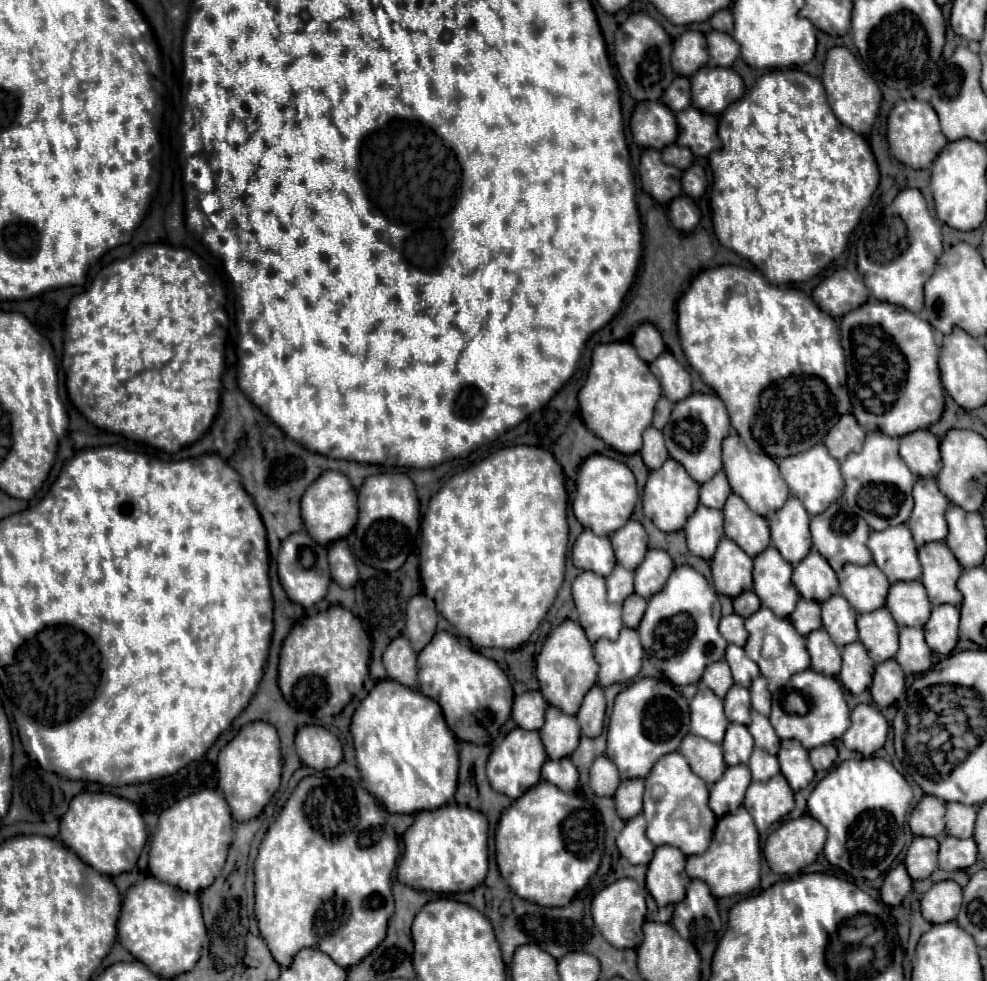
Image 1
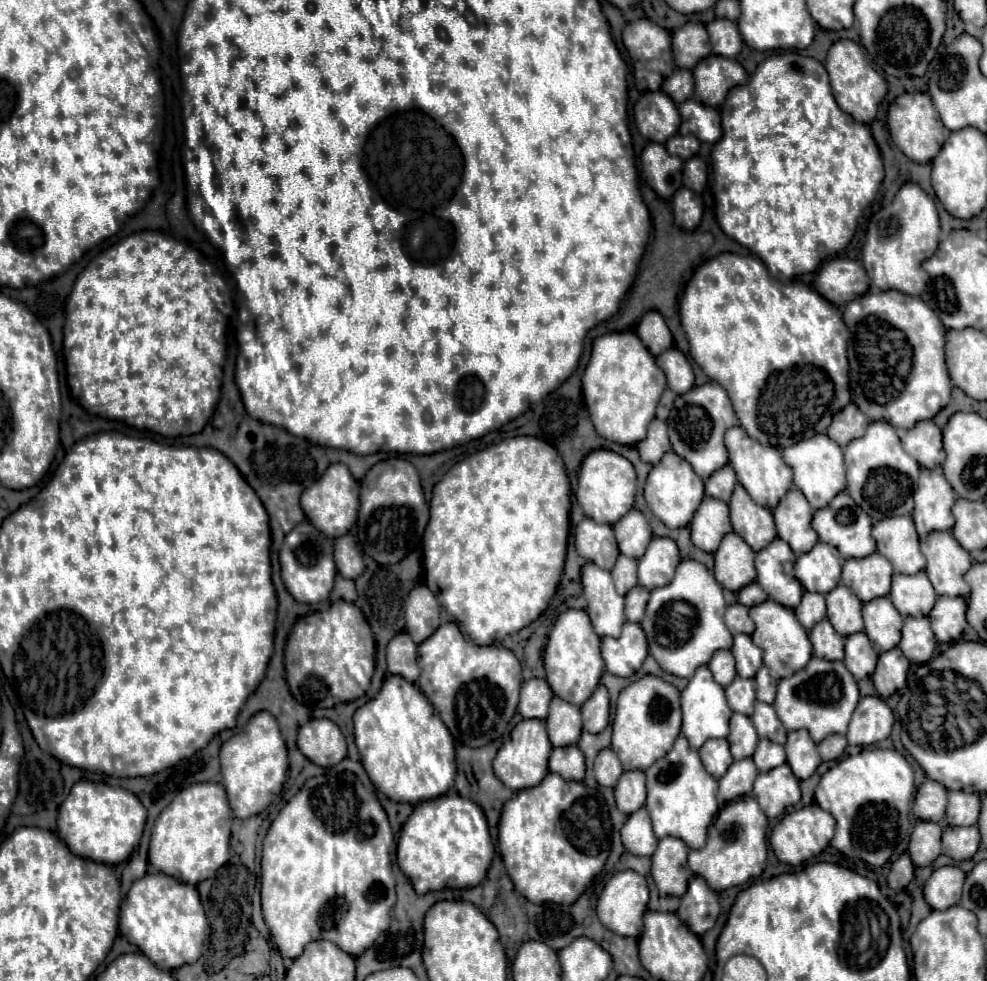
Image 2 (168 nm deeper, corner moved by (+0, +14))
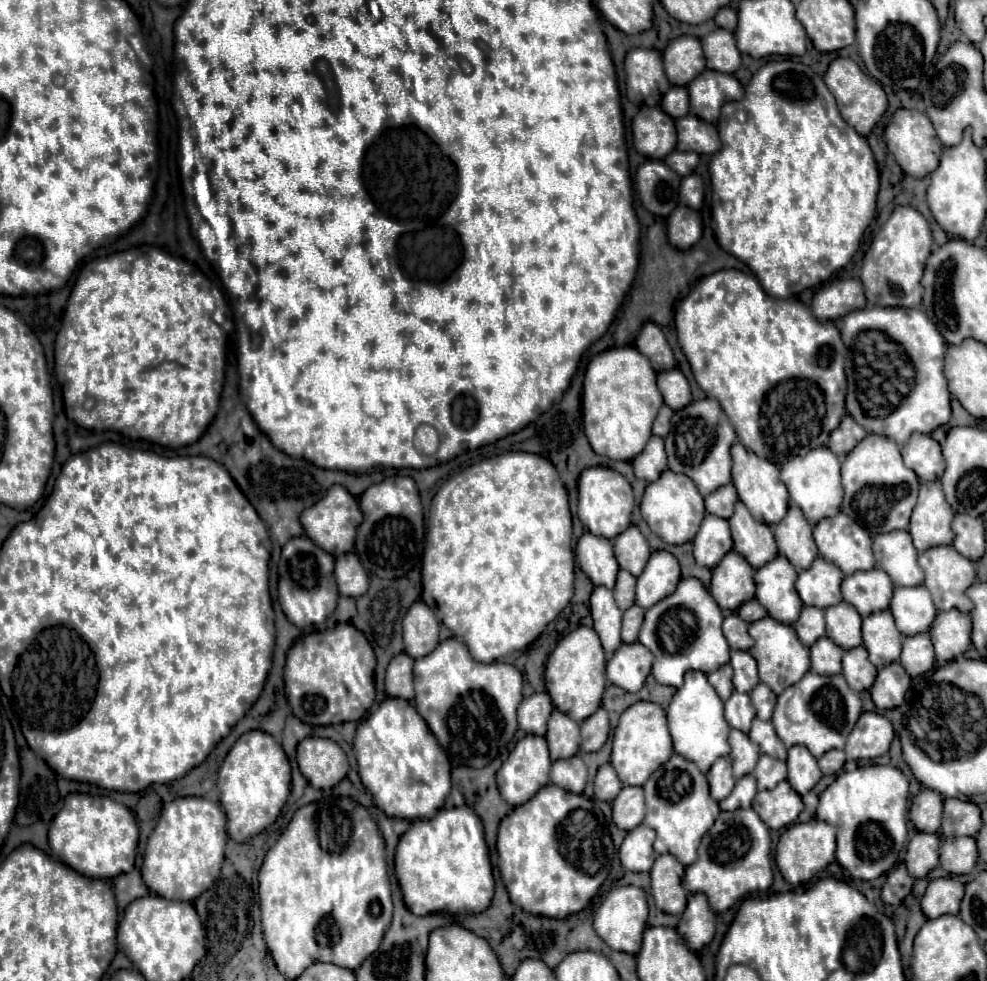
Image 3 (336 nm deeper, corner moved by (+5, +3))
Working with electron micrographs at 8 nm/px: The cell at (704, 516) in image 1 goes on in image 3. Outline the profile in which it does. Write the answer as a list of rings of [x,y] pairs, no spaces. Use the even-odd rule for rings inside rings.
[[[707,514],[693,538],[693,556],[699,566],[715,568],[719,560],[733,548],[727,520]]]

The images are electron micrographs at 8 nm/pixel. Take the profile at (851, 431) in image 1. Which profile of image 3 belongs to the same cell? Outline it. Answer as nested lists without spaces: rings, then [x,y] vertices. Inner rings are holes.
[[[845,416],[839,424],[839,428],[835,428],[835,432],[831,432],[829,438],[829,450],[835,452],[837,456],[845,456],[847,452],[851,452],[851,448],[855,448],[855,444],[859,444],[859,440],[863,440],[867,436],[865,428],[859,428],[859,424],[855,424],[855,420],[851,420],[851,416]]]

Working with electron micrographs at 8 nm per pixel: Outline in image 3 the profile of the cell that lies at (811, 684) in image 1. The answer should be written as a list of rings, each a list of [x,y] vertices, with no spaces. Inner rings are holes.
[[[807,672],[799,682],[787,688],[779,698],[773,712],[773,726],[787,748],[791,744],[803,744],[815,758],[823,756],[831,748],[843,748],[845,740],[861,716],[861,698],[843,680],[843,674],[819,676]],[[791,708],[797,708],[797,716],[791,720]]]

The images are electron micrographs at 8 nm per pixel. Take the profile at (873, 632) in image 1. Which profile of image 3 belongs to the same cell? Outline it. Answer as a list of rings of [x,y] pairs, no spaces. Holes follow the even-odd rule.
[[[889,610],[863,618],[863,644],[869,652],[869,660],[877,668],[885,668],[887,664],[899,660],[901,642],[903,636],[895,628],[895,620]]]

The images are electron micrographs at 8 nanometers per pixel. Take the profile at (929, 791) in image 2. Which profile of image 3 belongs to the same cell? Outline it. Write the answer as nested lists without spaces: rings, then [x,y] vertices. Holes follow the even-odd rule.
[[[923,788],[911,804],[909,818],[921,832],[937,832],[941,826],[943,812],[943,796],[935,790]]]

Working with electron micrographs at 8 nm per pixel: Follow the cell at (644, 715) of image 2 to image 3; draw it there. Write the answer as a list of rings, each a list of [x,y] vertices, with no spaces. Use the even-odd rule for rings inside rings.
[[[637,702],[621,714],[619,726],[613,736],[611,764],[623,786],[643,786],[651,772],[655,772],[659,764],[665,764],[671,758],[671,754],[673,754],[671,734],[667,728],[665,710],[659,704]]]

